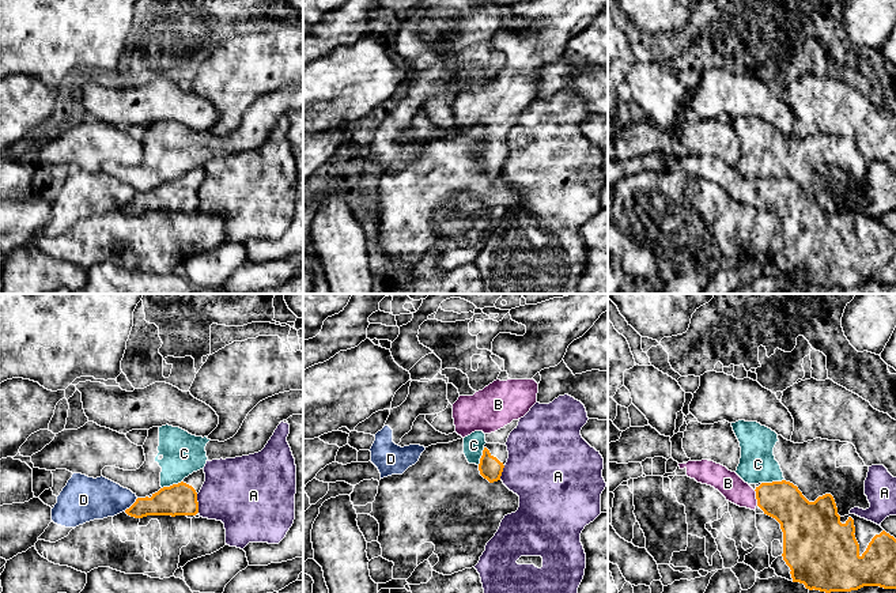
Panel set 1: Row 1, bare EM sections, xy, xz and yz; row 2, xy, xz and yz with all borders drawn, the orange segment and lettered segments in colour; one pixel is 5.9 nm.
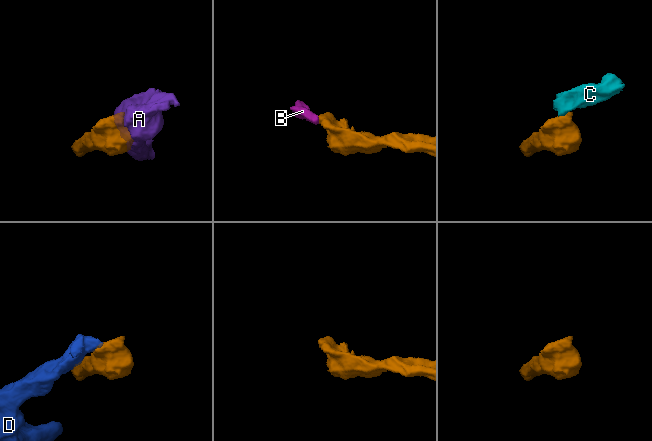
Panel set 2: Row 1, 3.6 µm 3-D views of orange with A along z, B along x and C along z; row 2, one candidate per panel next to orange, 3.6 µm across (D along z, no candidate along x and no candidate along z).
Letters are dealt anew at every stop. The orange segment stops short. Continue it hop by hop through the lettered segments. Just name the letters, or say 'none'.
B

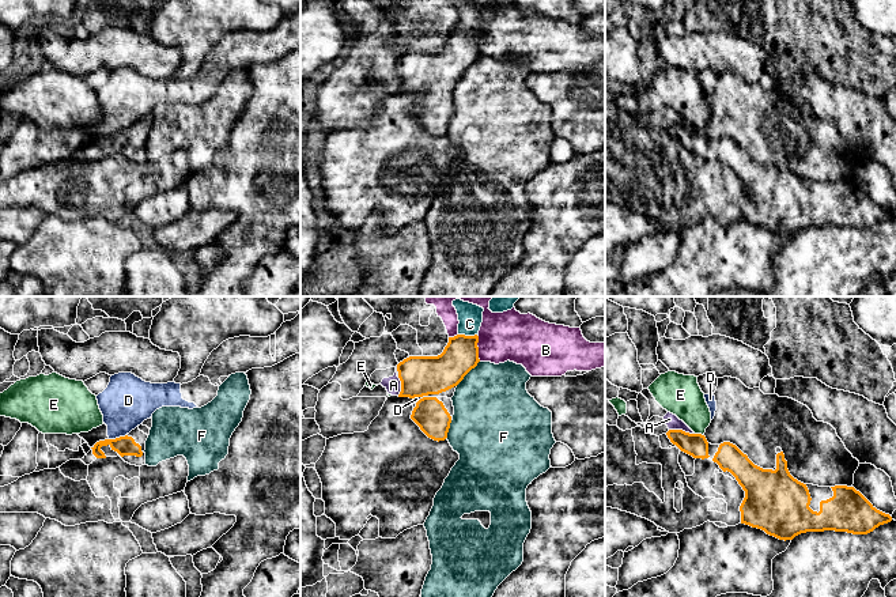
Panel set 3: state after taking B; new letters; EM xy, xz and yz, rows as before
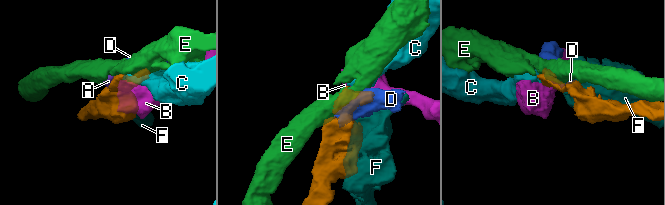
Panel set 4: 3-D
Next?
C

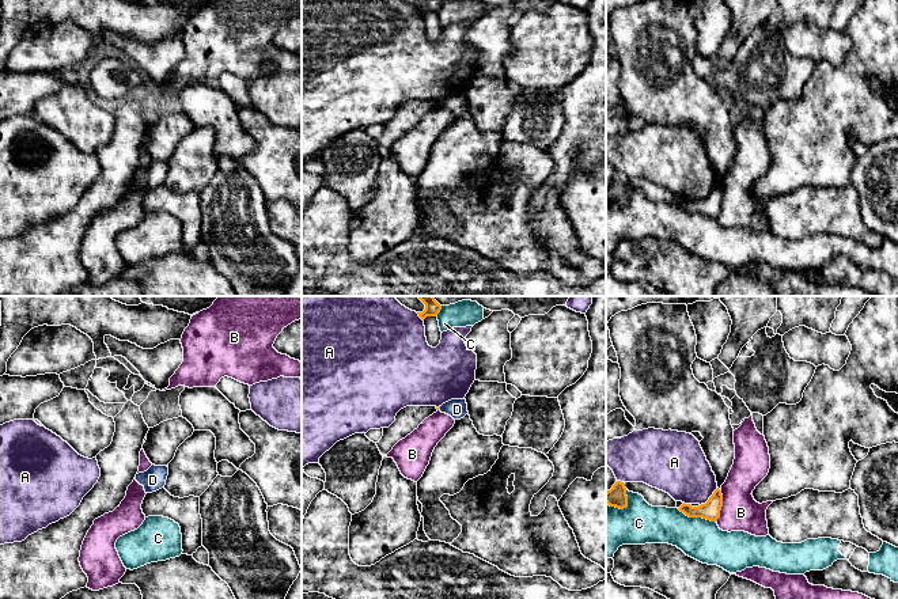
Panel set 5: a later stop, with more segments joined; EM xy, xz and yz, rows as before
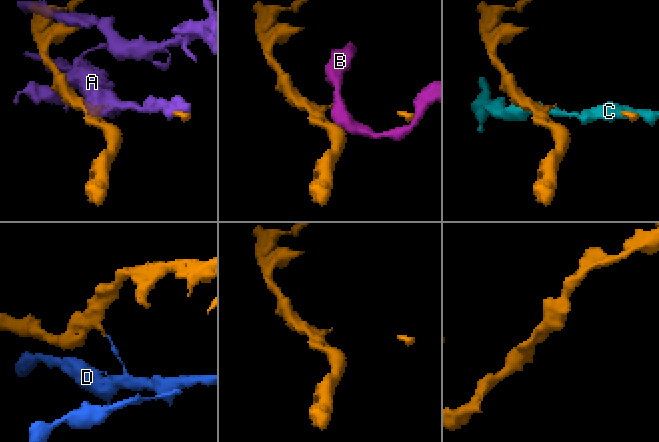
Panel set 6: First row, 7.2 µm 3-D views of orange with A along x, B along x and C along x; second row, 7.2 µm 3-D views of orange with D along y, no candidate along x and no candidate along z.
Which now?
none

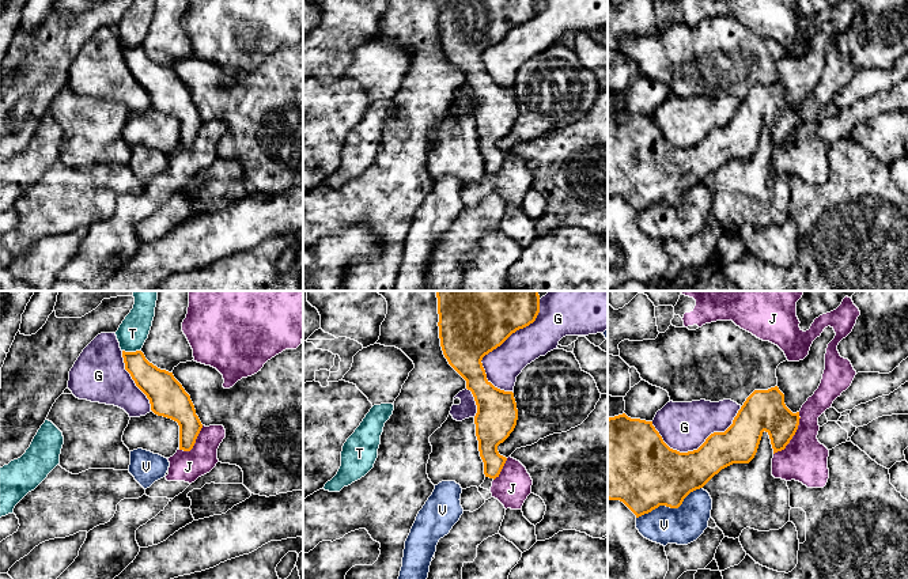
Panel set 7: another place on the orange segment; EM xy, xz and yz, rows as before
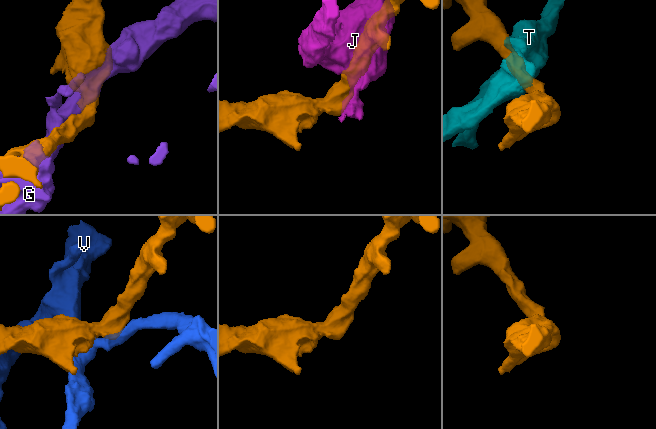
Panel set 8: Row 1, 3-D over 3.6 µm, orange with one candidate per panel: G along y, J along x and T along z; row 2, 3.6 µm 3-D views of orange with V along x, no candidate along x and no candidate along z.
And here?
none

